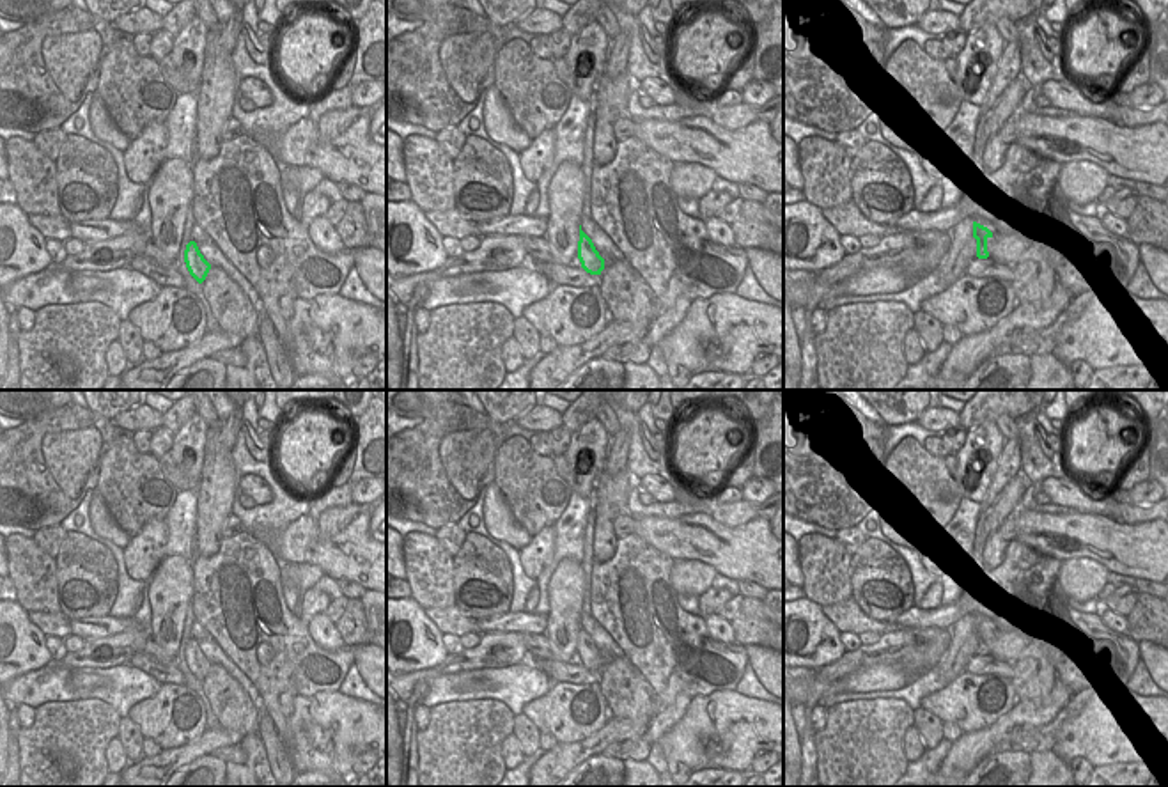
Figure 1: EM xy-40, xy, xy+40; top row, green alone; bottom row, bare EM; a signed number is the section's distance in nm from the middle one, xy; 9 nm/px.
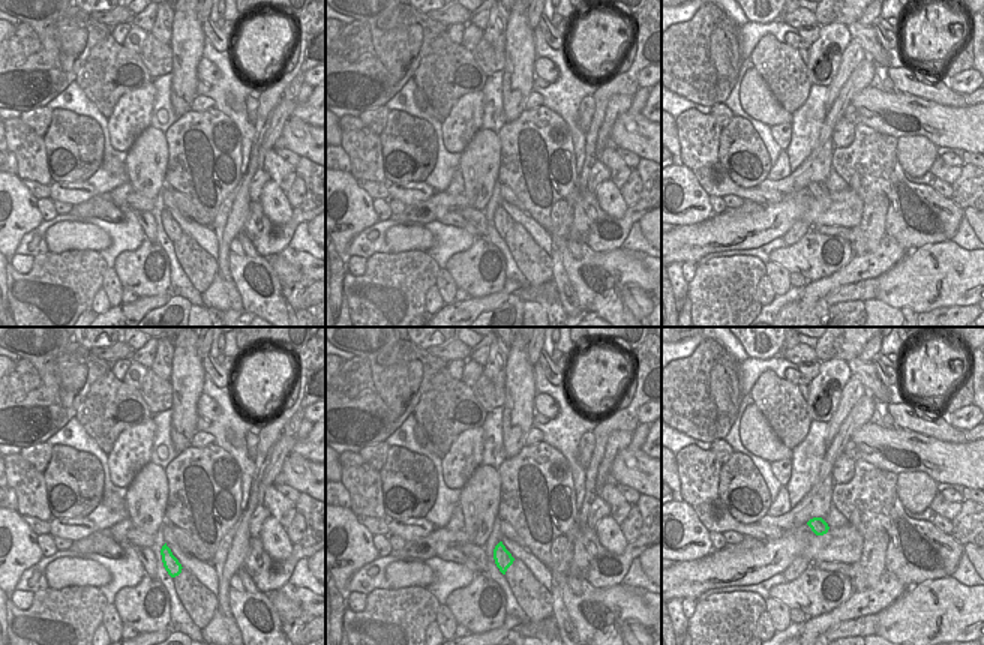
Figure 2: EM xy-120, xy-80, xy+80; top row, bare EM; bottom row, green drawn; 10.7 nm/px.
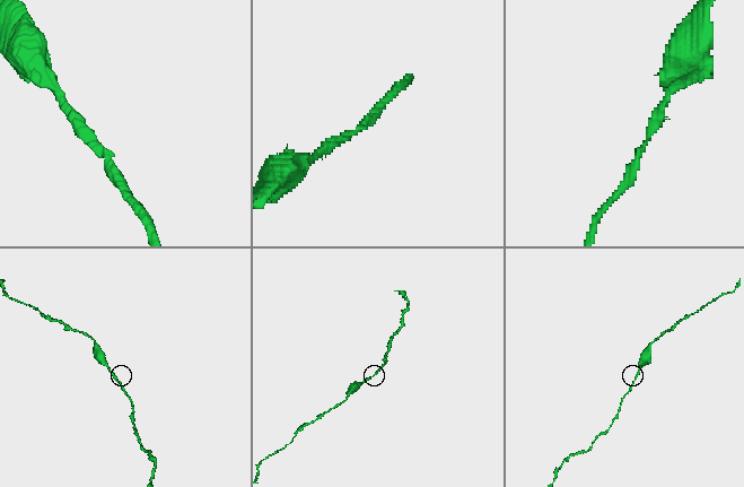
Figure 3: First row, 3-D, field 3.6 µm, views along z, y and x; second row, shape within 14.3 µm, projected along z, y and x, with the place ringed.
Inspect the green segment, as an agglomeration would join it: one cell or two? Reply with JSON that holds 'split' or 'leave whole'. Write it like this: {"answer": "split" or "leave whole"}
{"answer": "leave whole"}

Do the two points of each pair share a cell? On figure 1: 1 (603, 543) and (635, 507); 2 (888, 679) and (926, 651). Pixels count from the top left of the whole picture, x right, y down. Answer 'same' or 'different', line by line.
1: different
2: same

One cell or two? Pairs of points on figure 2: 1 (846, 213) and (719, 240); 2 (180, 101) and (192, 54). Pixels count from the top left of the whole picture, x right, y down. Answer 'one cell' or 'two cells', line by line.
1: one cell
2: one cell

